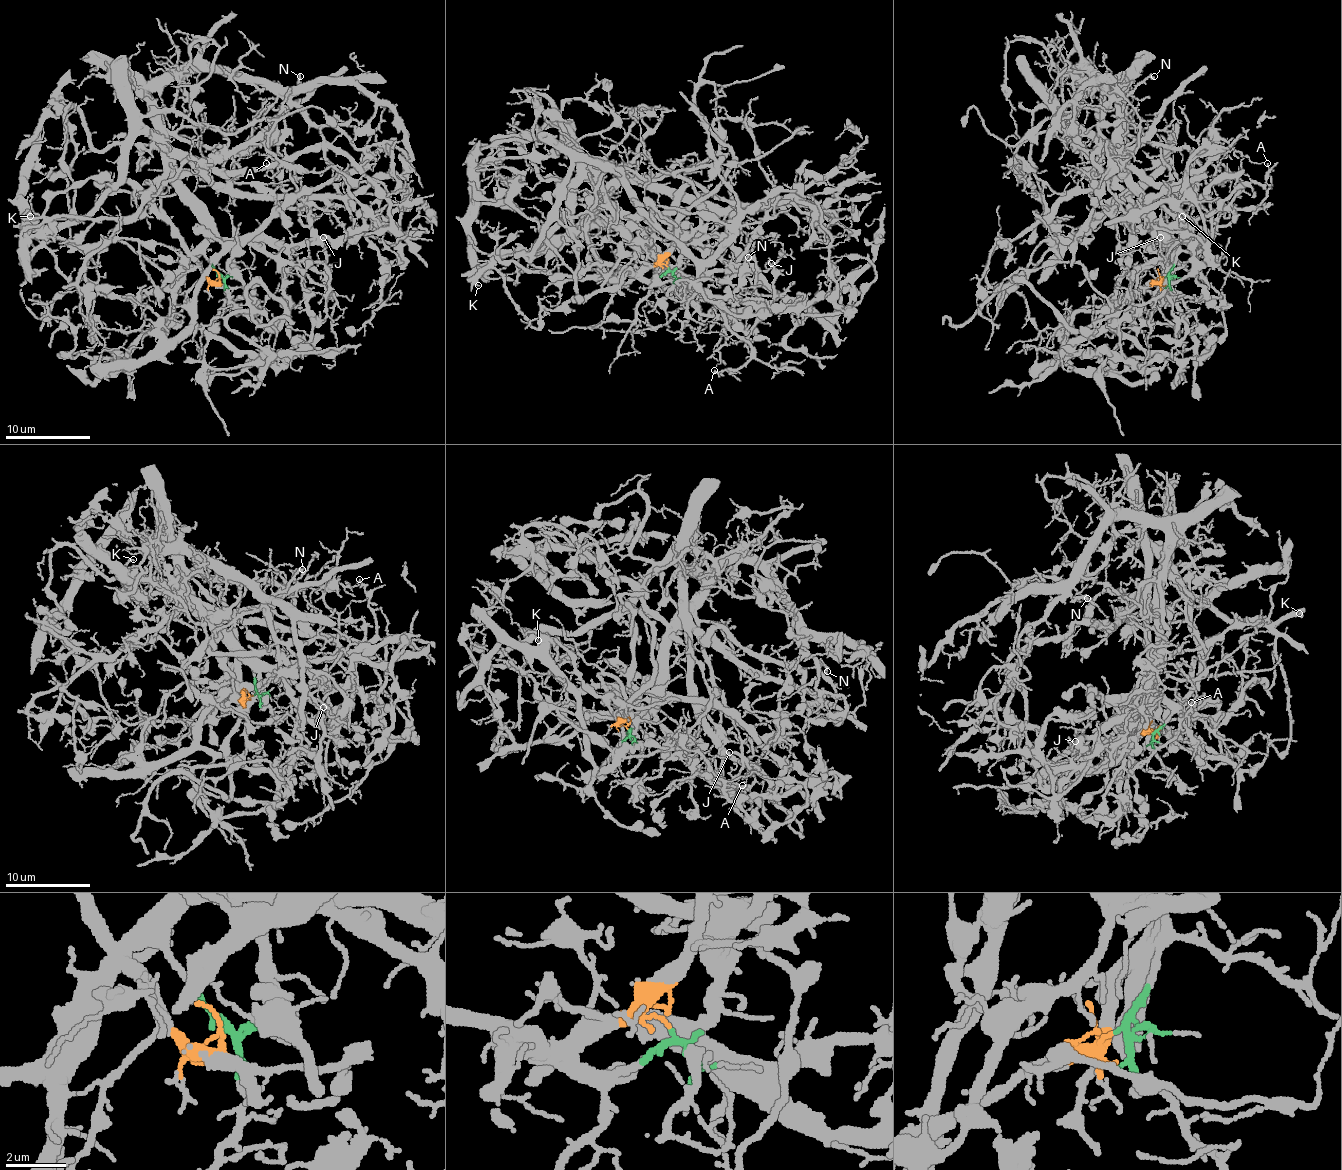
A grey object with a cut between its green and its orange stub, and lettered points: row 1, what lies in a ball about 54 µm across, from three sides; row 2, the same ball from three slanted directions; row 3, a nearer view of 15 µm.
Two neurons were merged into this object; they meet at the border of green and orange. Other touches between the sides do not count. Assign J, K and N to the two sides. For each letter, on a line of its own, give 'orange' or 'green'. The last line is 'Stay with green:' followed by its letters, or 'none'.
J: green
K: orange
N: green
Stay with green: J, N

